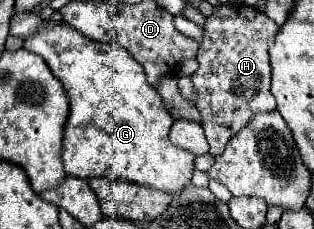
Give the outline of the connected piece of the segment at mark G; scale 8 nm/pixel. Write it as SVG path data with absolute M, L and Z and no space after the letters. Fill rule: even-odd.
M43 21L43 29L37 35L25 39L23 47L47 61L53 75L61 79L69 97L71 111L63 137L63 165L71 177L87 181L93 177L109 177L113 181L139 183L167 193L179 193L191 183L195 155L175 147L169 141L169 129L175 119L167 113L159 93L147 83L141 65L119 43L95 43L73 31L67 23Z

